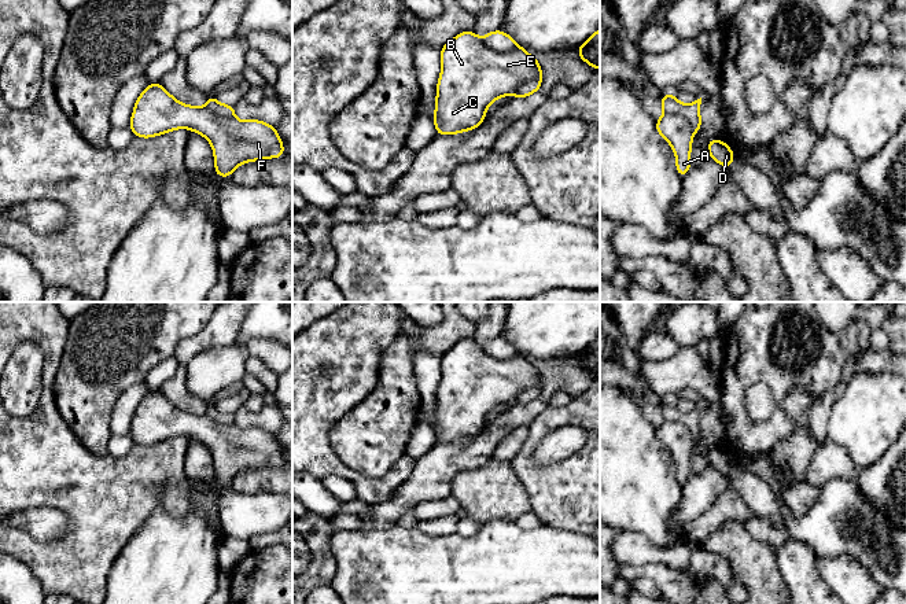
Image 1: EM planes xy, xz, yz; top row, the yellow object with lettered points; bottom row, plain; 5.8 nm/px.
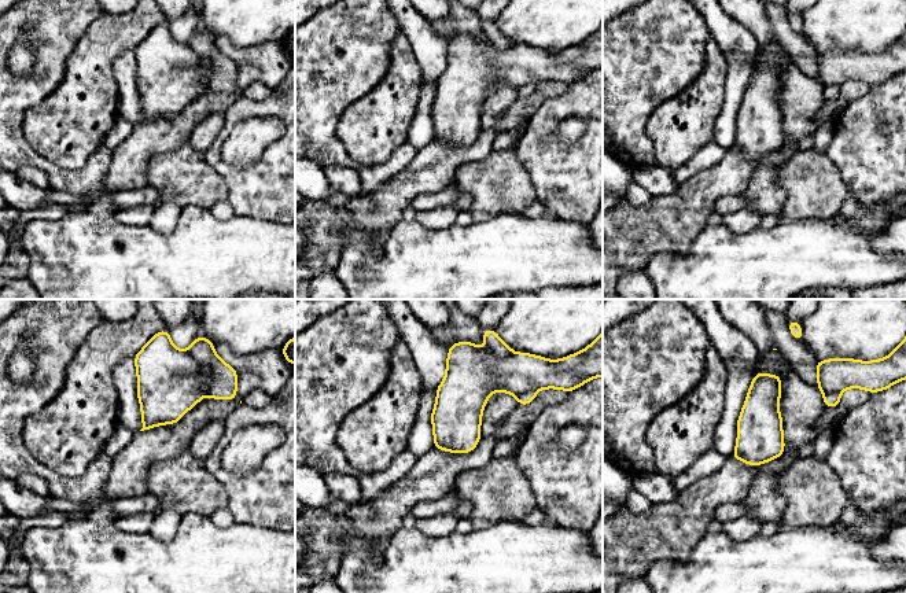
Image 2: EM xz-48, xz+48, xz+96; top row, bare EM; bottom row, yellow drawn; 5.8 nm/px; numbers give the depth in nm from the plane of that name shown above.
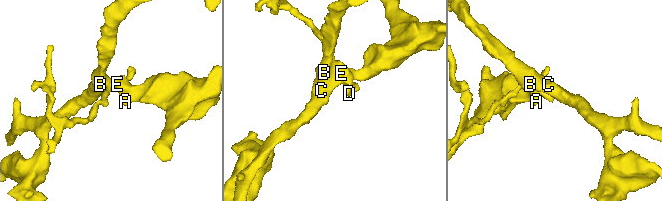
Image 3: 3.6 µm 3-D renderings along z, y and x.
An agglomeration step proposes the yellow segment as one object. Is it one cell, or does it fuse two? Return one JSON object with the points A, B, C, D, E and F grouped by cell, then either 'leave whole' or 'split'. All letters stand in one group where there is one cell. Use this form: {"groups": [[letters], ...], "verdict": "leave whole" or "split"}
{"groups": [["A", "B", "C", "E", "F"], ["D"]], "verdict": "split"}

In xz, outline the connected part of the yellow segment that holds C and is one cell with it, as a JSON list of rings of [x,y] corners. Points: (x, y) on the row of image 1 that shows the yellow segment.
[[[471,30],[445,44],[441,59],[432,118],[439,136],[476,129],[494,100],[513,95],[530,78],[542,80],[538,60],[526,49],[493,51]]]

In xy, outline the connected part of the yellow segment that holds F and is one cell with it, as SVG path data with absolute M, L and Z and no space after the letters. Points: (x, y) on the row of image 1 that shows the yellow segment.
M150 82L140 93L130 117L136 137L155 137L174 129L191 129L205 136L214 151L216 174L229 177L244 163L281 158L284 146L275 125L258 119L222 118L205 107L176 100L159 82Z

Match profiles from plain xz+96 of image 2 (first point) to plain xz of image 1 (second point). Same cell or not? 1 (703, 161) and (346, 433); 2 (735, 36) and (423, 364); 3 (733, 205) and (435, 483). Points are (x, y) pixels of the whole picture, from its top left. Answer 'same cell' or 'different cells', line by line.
1: different cells
2: same cell
3: different cells

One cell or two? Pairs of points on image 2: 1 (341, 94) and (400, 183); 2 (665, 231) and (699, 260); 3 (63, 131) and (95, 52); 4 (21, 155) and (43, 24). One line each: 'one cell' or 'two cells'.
1: two cells
2: two cells
3: one cell
4: one cell

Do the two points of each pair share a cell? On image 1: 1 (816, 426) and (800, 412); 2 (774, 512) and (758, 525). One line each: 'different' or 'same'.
1: different
2: different

